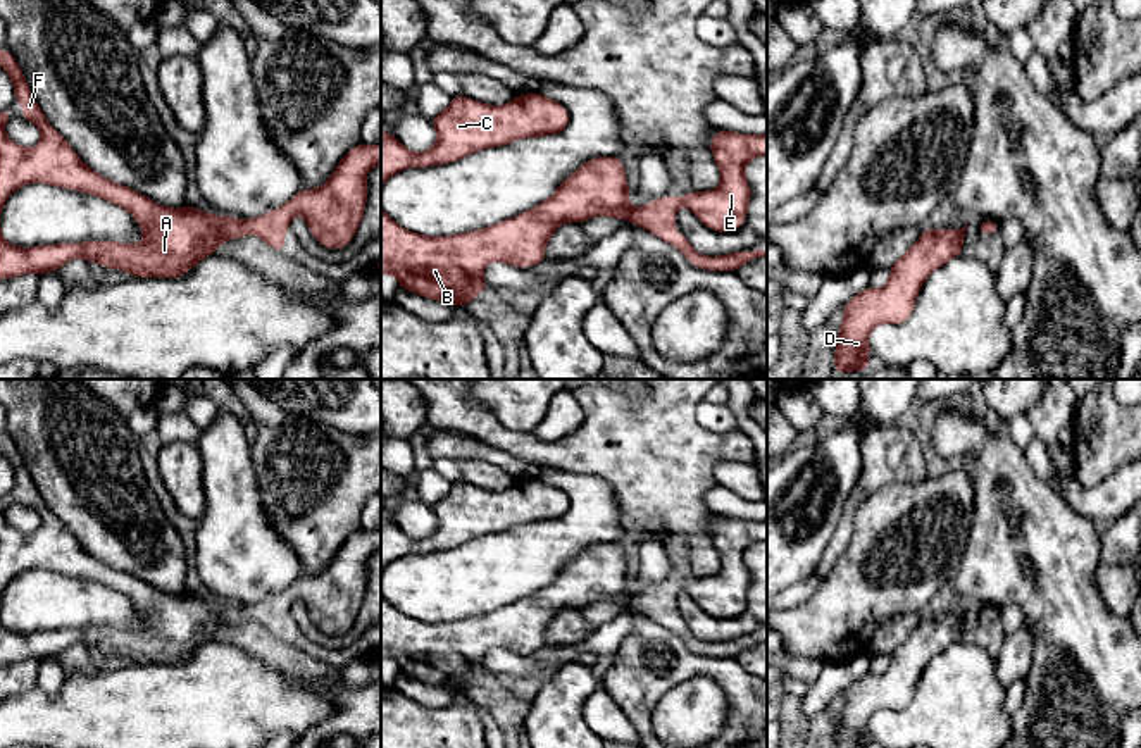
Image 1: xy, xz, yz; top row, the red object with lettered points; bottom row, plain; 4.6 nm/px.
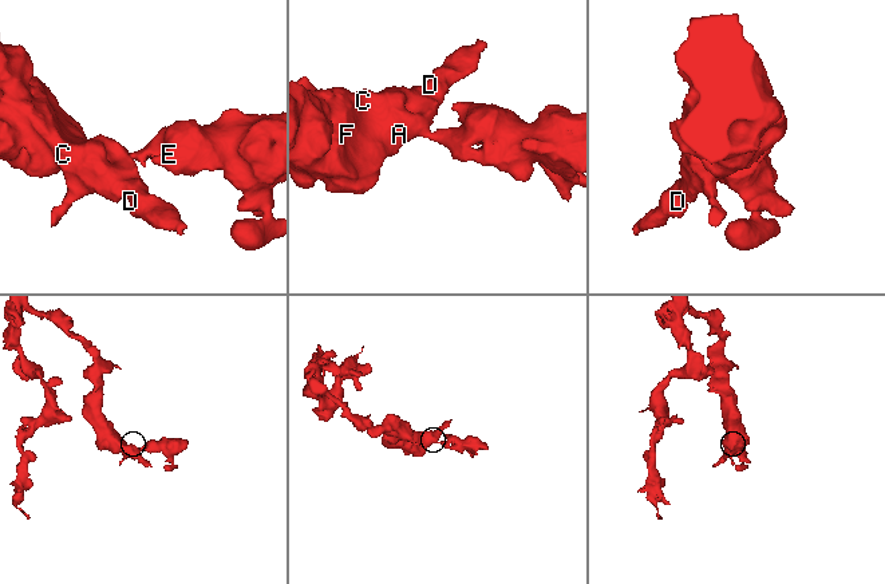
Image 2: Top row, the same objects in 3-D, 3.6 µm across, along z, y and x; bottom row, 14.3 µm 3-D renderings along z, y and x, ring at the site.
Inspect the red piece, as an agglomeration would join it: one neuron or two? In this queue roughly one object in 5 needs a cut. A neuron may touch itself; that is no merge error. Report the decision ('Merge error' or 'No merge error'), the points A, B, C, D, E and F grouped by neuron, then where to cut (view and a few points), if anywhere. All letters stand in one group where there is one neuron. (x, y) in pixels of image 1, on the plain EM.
No merge error. Groups: A B C D E F. No split

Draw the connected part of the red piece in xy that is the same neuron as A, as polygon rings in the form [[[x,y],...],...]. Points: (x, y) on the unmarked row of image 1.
[[[0,436],[0,452],[14,469],[14,486],[22,489],[22,505],[41,517],[36,533],[22,534],[3,515],[14,503],[12,498],[0,498],[0,598],[12,577],[24,570],[45,569],[112,588],[143,614],[141,629],[105,626],[29,634],[7,629],[0,614],[0,665],[53,658],[71,645],[126,657],[133,664],[181,664],[202,645],[214,641],[222,627],[243,620],[259,622],[283,641],[284,620],[296,600],[305,603],[310,620],[331,636],[345,634],[362,608],[367,588],[365,560],[381,550],[381,529],[353,533],[322,572],[300,574],[293,586],[260,603],[241,607],[210,602],[190,589],[171,595],[88,553],[50,512],[9,436]]]

